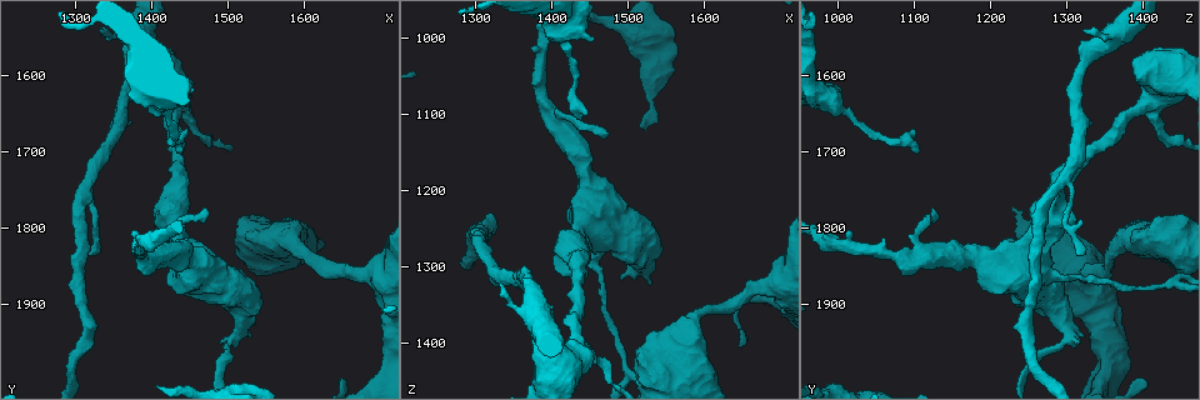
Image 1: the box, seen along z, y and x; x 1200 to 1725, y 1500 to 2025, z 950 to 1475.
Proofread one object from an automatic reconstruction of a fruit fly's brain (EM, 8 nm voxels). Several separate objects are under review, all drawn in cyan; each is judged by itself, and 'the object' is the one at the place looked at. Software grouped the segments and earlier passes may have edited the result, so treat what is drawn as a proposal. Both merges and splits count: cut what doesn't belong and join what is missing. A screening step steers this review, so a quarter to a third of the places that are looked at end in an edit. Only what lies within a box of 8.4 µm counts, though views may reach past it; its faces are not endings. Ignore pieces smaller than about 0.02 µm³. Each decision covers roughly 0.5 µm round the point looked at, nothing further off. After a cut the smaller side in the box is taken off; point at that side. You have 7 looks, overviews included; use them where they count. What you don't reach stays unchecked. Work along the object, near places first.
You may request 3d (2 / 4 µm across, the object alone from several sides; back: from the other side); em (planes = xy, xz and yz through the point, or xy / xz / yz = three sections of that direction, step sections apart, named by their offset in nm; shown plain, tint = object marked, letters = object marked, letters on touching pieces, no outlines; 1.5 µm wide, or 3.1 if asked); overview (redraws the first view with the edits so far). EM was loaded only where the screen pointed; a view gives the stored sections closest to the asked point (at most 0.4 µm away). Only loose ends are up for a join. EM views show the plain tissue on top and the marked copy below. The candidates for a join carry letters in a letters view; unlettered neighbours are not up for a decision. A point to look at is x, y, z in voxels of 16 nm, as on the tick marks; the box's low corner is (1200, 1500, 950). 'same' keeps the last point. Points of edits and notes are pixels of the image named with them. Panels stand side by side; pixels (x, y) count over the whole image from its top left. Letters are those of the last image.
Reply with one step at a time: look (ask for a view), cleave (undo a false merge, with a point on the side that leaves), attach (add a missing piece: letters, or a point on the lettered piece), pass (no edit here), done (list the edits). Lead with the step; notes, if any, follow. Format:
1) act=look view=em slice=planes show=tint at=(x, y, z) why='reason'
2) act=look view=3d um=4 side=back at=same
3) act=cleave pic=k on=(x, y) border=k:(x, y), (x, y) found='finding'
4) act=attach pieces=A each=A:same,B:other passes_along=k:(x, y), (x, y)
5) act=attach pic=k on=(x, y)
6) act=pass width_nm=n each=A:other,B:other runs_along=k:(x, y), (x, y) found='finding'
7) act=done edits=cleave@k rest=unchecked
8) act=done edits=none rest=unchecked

act=look view=em slice=xy step=8 show=tint at=(1410, 1640, 1000) why='sudden change in width'

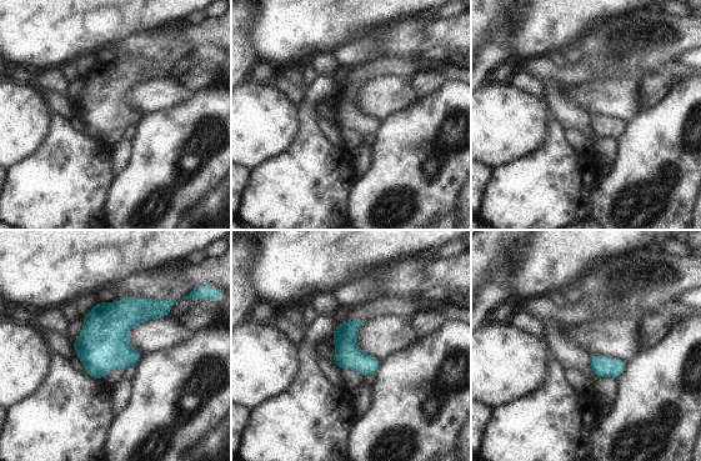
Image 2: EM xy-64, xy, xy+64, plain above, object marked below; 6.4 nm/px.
act=look view=em slice=planes show=tint at=same

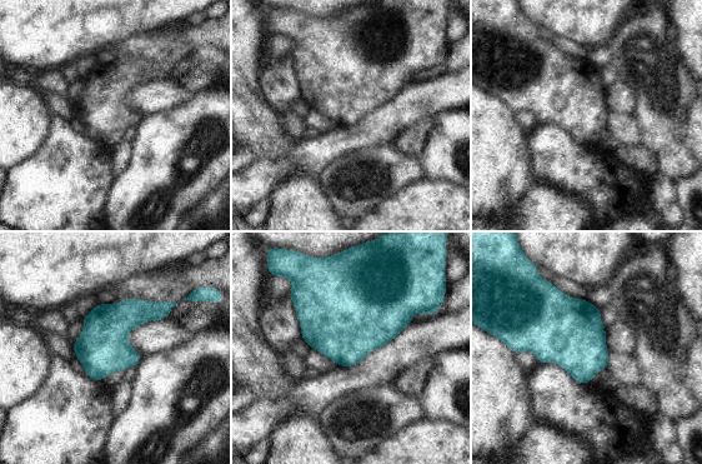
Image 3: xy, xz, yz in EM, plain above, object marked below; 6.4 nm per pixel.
act=look view=em slice=planes show=letters at=same why='what lies round it'

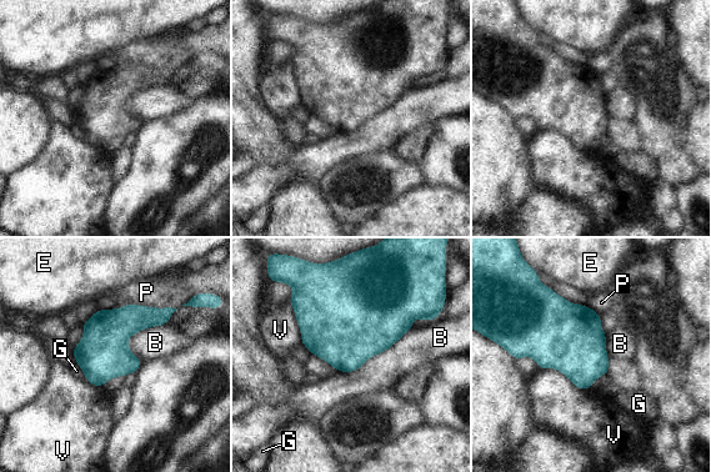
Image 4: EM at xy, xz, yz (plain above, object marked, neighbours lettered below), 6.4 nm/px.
act=pass each=B:other,E:other,G:other,P:other,V:other border=4:(412, 327), (356, 370), (339, 372) found='continuous, no second cell'

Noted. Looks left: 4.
act=look view=em um=3.1 slice=yz step=16 show=tint at=(1315, 1735, 1295) why='three-way junction'

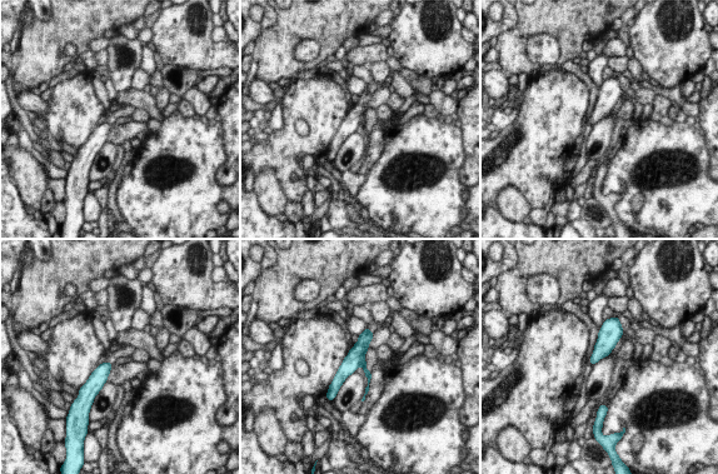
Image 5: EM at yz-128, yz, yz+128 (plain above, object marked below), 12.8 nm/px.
act=look view=em um=3.1 slice=planes show=letters at=same why='cut it another way'

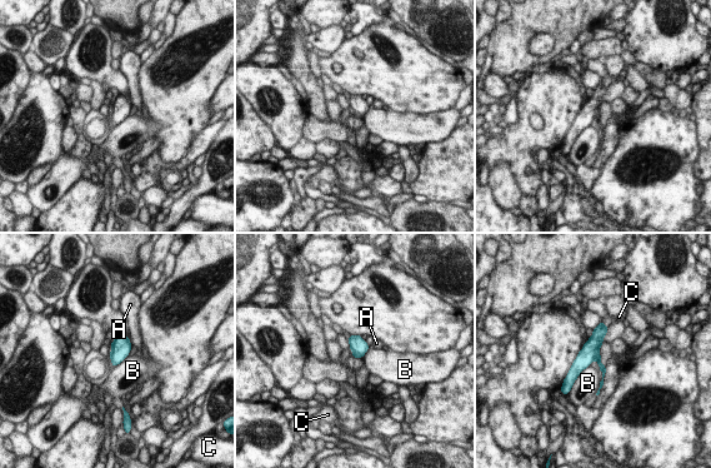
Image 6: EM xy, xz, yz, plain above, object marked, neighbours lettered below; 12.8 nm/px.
act=cleave pic=6 on=(597, 357) longest_contact=B:460nm each=A:other,B:other,C:other found='two cells meet here'

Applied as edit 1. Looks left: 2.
act=done edits=cleave@6 rest=unchecked

